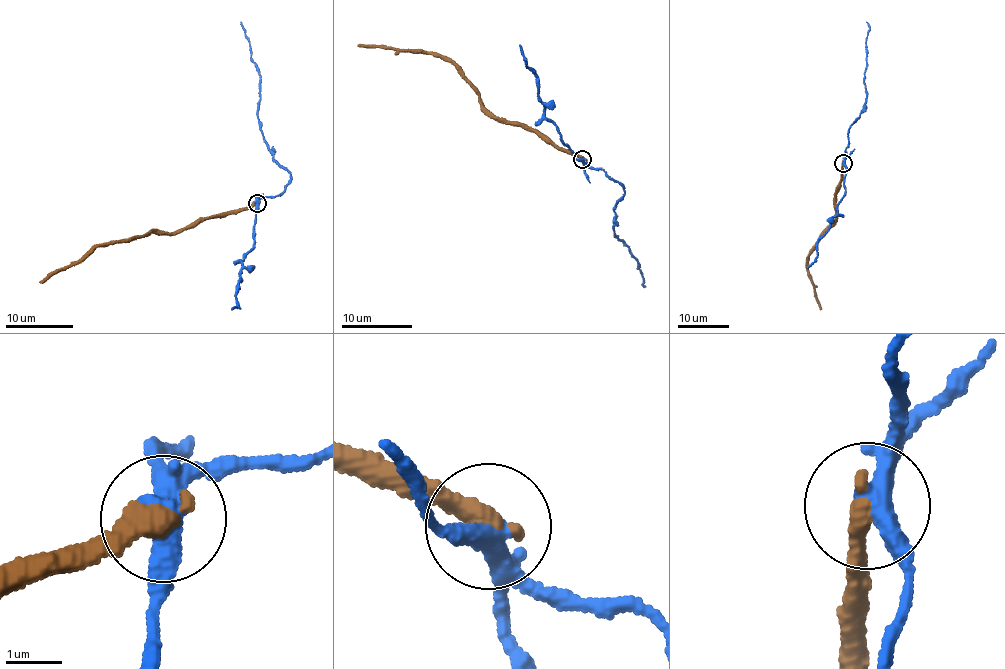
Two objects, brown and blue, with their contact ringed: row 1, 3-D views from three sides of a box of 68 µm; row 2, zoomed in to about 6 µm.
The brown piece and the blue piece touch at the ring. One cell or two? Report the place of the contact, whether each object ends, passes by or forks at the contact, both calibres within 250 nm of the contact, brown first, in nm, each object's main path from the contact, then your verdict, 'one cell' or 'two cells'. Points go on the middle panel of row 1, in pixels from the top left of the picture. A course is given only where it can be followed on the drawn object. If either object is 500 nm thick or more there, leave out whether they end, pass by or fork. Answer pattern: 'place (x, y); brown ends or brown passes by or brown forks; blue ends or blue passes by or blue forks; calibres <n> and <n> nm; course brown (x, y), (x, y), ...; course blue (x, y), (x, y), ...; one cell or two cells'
place (582, 159); brown ends; blue passes by; calibres 460 and 400 nm; course brown (582, 159), (557, 149), (534, 132), (505, 123), (484, 107), (464, 75), (439, 57), (357, 45); course blue (582, 159), (600, 168), (625, 190), (614, 212), (614, 233), (640, 263), (644, 286); two cells

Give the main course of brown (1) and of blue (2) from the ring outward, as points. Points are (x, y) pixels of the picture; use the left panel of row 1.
1: (256, 203), (175, 233), (153, 229), (89, 249), (77, 261), (39, 282)
2: (256, 203), (285, 192), (291, 173), (273, 159), (262, 133), (260, 71), (250, 57), (250, 45), (240, 22)

